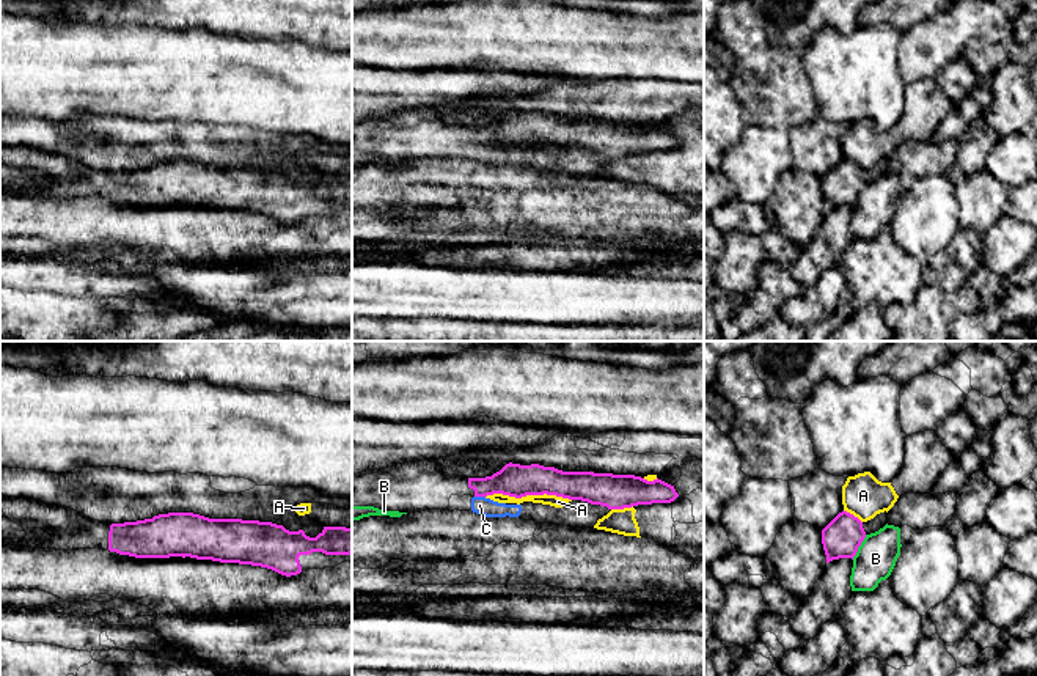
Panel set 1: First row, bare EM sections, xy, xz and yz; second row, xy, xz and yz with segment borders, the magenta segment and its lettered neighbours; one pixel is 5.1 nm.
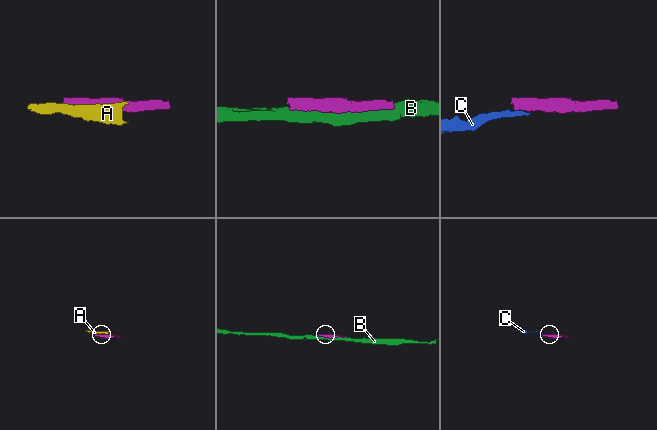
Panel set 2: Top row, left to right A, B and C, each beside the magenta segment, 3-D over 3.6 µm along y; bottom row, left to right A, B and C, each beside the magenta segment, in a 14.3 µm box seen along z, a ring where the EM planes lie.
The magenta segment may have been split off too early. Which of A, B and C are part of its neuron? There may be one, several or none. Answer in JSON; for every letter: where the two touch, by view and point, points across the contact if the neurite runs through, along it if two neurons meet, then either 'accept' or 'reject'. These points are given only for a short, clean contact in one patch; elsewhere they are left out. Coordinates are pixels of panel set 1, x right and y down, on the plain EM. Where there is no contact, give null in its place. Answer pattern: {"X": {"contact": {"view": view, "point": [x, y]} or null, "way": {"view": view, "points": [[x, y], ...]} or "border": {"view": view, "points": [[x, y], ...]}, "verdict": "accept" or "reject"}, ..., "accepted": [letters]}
{"A": {"contact": {"view": "xz", "point": [528, 142]}, "verdict": "reject"}, "B": {"contact": {"view": "yz", "point": [858, 194]}, "verdict": "reject"}, "C": {"contact": {"view": "xz", "point": [480, 143]}, "verdict": "accept"}, "accepted": ["C"]}

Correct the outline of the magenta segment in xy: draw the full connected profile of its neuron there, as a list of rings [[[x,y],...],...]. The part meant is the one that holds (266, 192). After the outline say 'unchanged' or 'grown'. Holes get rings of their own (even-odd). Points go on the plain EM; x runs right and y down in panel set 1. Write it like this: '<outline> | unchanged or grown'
[[[0,141],[0,165],[9,167],[27,179],[27,184],[22,187],[0,189],[2,193],[25,193],[31,197],[55,198],[104,197],[135,206],[190,204],[196,208],[261,214],[286,225],[297,223],[306,217],[335,215],[344,209],[352,209],[352,176],[346,175],[324,175],[324,178],[316,186],[310,186],[303,178],[289,179],[283,173],[272,170],[209,167],[193,160],[168,160],[137,170],[112,171],[93,168],[71,156],[52,154],[38,148],[8,145],[3,141]]] | grown

